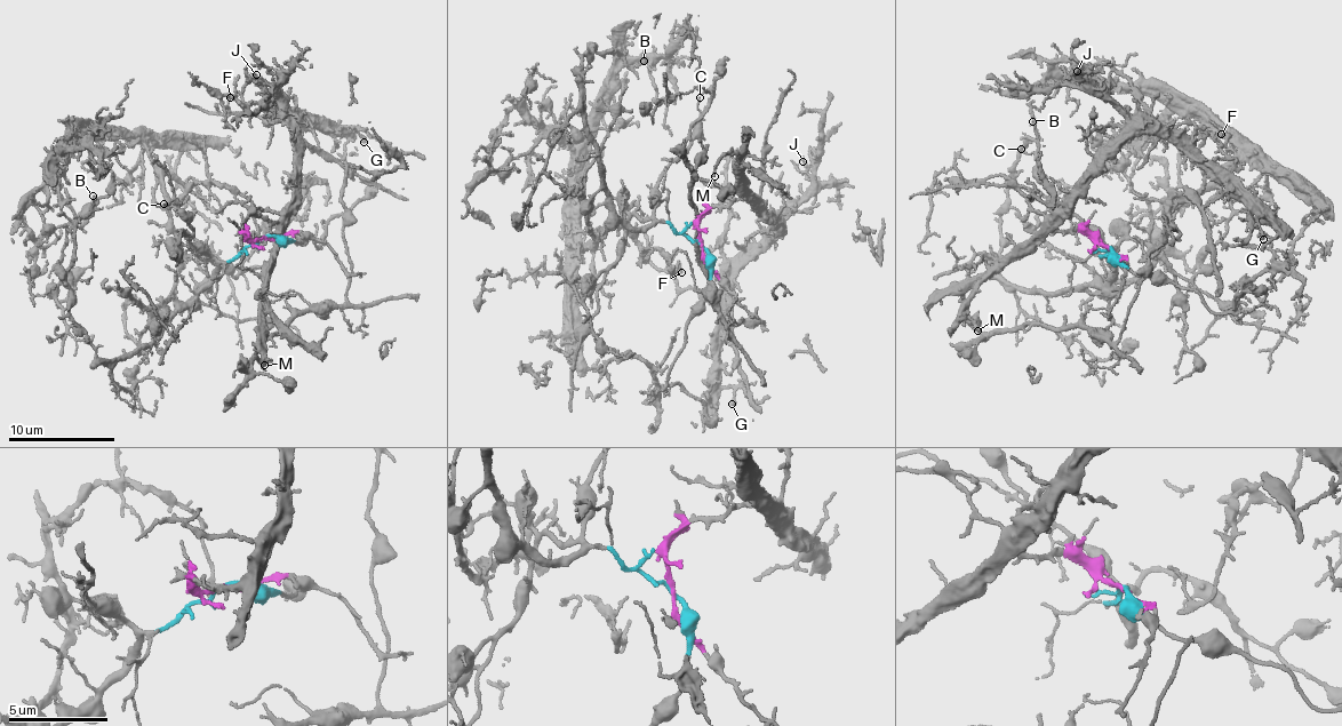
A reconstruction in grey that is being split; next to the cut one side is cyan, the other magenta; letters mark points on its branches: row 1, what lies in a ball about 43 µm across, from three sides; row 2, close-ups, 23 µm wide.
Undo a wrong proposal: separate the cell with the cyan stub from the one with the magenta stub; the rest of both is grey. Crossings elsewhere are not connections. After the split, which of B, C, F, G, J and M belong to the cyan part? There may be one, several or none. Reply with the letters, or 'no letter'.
B, C

